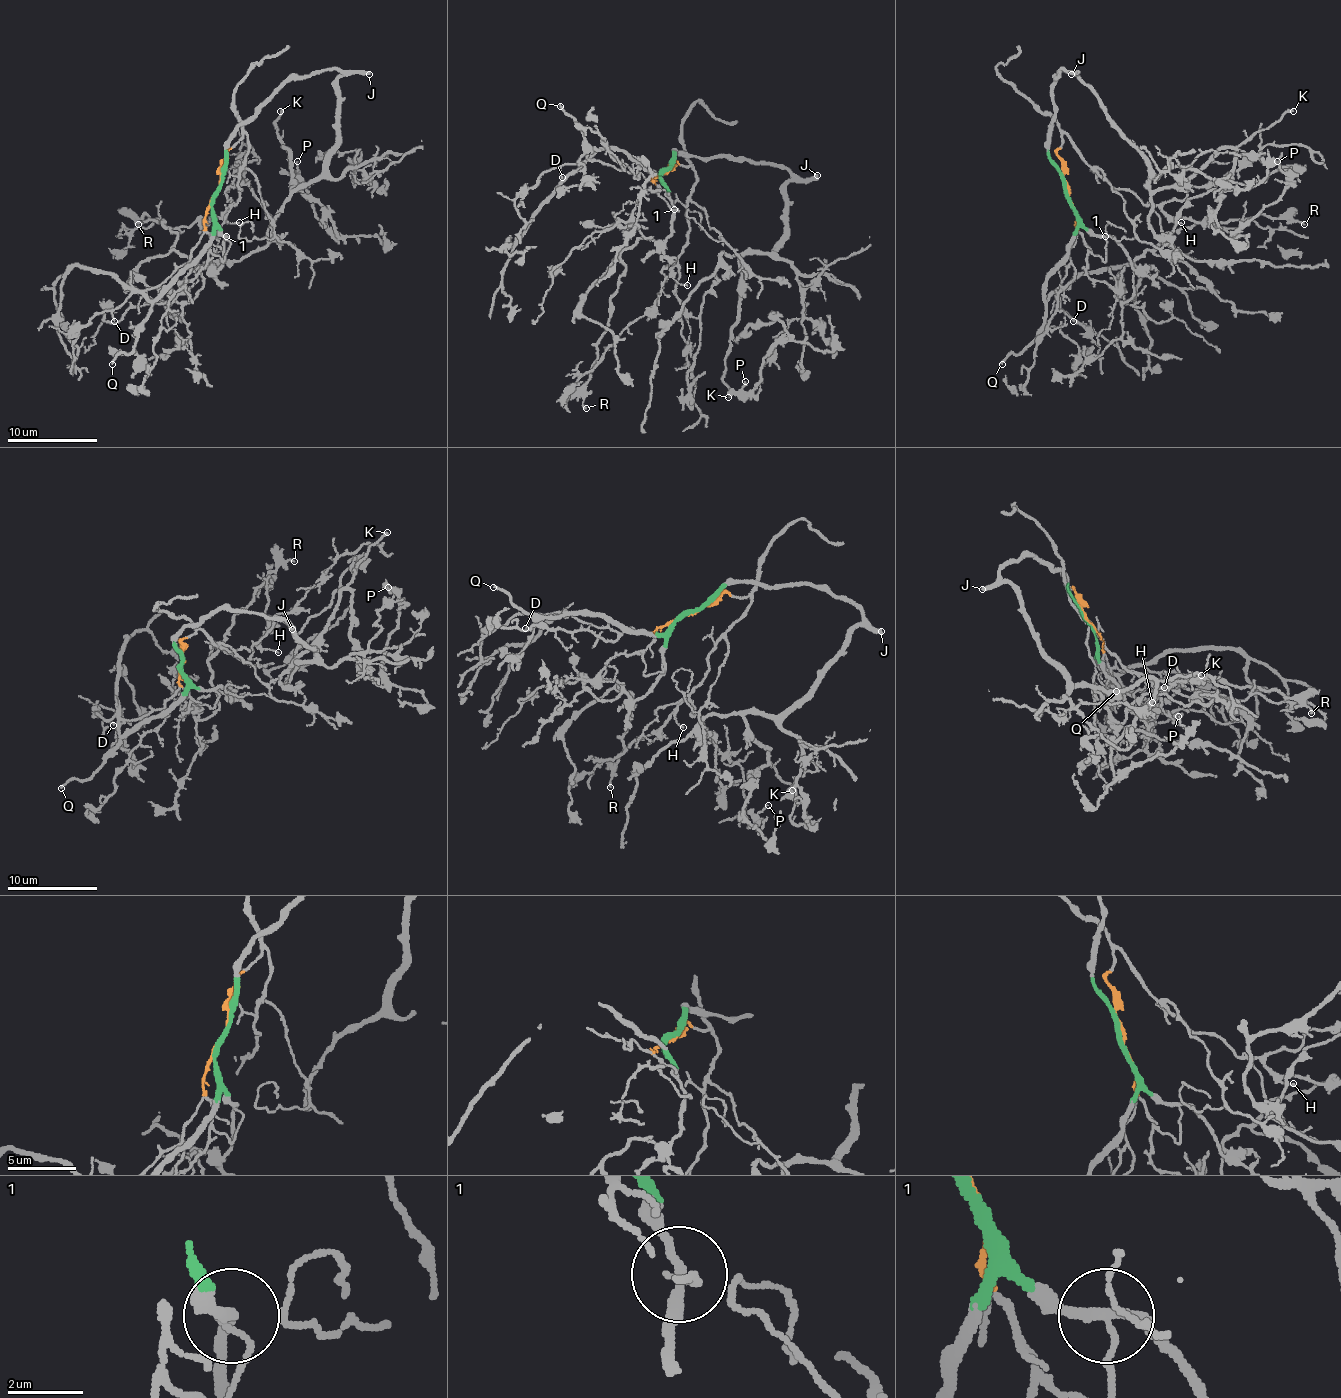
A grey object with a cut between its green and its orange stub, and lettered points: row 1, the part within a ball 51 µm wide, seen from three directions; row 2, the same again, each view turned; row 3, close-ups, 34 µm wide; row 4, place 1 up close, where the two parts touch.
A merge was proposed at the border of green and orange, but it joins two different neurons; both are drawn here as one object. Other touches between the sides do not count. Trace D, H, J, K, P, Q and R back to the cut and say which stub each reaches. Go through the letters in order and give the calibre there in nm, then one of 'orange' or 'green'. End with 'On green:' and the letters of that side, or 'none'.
D: 130 nm | orange
H: 140 nm | orange
J: 360 nm | green
K: 240 nm | green
P: 120 nm | green
Q: 190 nm | green
R: 170 nm | green
On green: J, K, P, Q, R

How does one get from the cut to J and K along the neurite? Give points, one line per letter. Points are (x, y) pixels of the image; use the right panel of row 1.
J: (1066, 191), (1057, 164), (1048, 155), (1048, 137), (1055, 112), (1053, 85), (1062, 70), (1075, 72), (1071, 74)
K: (1066, 191), (1048, 155), (1062, 70), (1145, 160), (1152, 191), (1294, 110)

